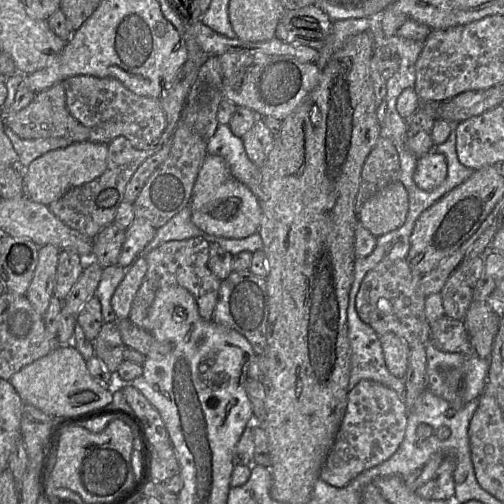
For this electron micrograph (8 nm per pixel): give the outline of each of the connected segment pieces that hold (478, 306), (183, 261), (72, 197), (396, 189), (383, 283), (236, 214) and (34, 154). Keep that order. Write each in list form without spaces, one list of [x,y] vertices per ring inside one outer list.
[[[473,300],[463,319],[473,352],[483,359],[489,359],[494,339],[498,333],[499,315],[487,301]]]
[[[202,237],[165,242],[151,250],[147,256],[147,273],[133,300],[128,319],[140,328],[147,330],[149,309],[158,290],[178,285],[187,289],[195,298],[199,315],[204,320],[212,320],[222,280],[208,267],[210,243]]]
[[[123,136],[116,137],[107,145],[107,167],[104,173],[70,189],[59,200],[48,205],[50,211],[62,222],[93,240],[104,227],[114,223],[116,211],[124,200],[126,186],[138,167],[159,151],[157,144],[146,150],[138,150]]]
[[[400,181],[391,182],[362,204],[357,213],[358,222],[377,237],[402,226],[408,209],[405,186]]]
[[[386,258],[371,269],[362,280],[355,299],[360,319],[382,336],[394,333],[411,348],[430,339],[430,324],[425,317],[426,296],[419,289],[420,275],[412,271],[405,259]]]
[[[208,154],[203,161],[189,203],[192,222],[209,235],[224,238],[245,238],[258,231],[261,207],[258,197],[231,173],[224,158]]]
[[[5,125],[4,130],[18,155],[19,169],[21,171],[24,171],[34,160],[47,152],[58,148],[68,147],[73,143],[67,138],[22,139]]]

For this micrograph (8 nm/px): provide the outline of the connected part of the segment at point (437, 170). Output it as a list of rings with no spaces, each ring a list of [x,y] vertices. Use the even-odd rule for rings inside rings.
[[[431,151],[417,159],[413,180],[418,188],[432,191],[447,176],[447,161],[443,154]]]

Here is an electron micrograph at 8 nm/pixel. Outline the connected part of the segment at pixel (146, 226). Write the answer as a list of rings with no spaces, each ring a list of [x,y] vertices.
[[[135,218],[126,230],[125,240],[117,264],[129,268],[141,251],[154,238],[156,228],[143,218]]]

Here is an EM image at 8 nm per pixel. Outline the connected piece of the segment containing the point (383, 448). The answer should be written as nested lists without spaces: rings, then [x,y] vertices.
[[[360,380],[348,391],[346,411],[319,478],[341,488],[362,472],[387,461],[400,446],[407,422],[408,412],[398,393],[378,382]]]

